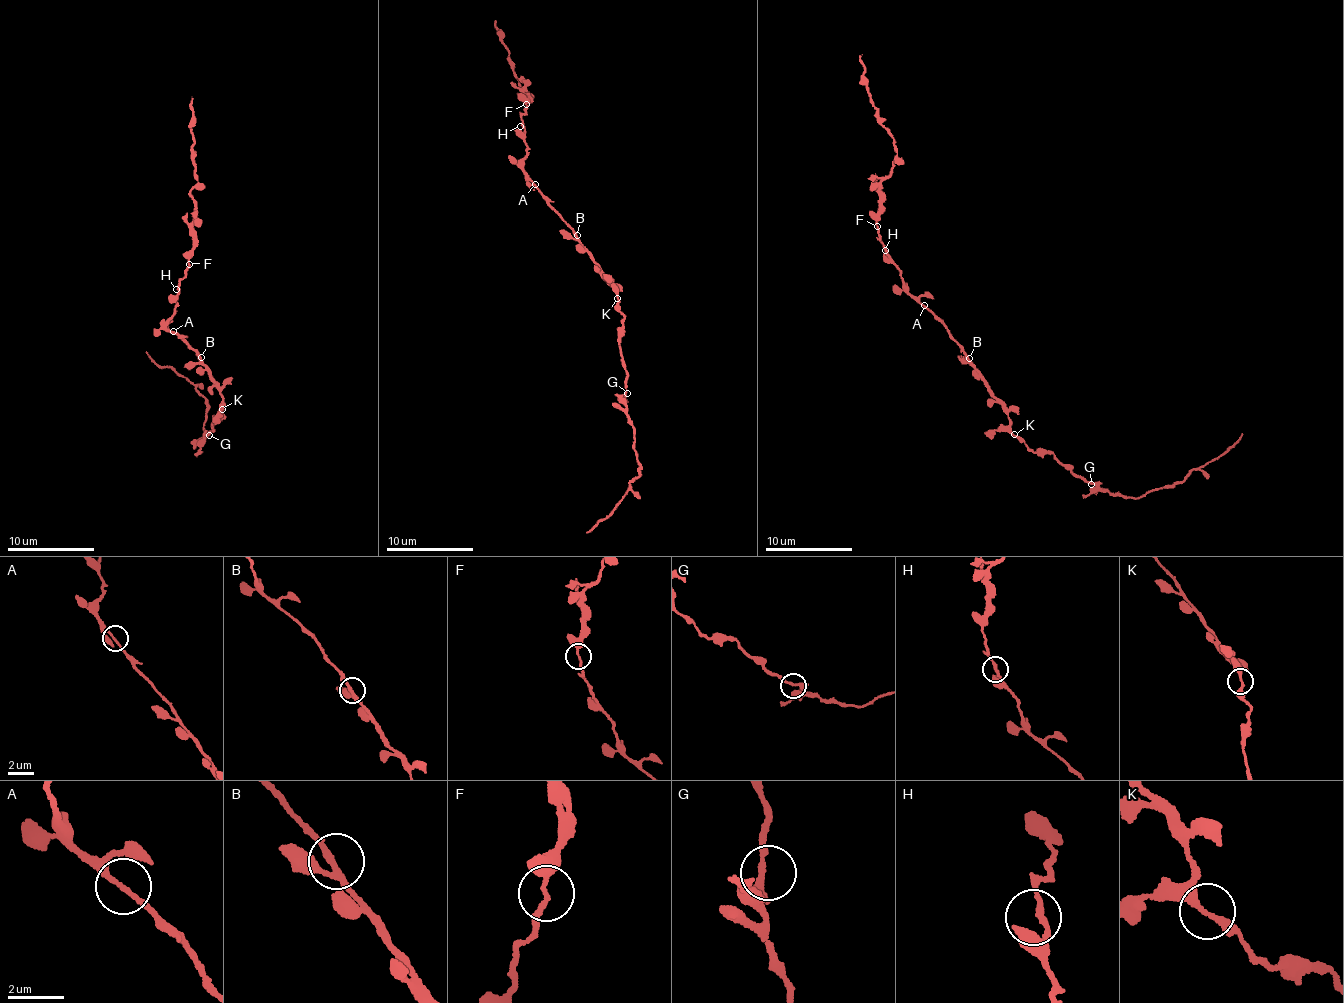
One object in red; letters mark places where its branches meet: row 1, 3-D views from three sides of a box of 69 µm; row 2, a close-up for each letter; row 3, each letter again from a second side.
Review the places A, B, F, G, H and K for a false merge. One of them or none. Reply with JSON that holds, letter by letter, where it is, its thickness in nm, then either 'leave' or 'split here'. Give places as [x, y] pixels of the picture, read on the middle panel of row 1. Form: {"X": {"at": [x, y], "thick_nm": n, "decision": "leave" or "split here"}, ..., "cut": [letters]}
{"A": {"at": [535, 184], "thick_nm": 180, "decision": "leave"}, "B": {"at": [577, 235], "thick_nm": 200, "decision": "leave"}, "F": {"at": [526, 104], "thick_nm": 160, "decision": "leave"}, "G": {"at": [627, 393], "thick_nm": 190, "decision": "leave"}, "H": {"at": [520, 126], "thick_nm": 190, "decision": "leave"}, "K": {"at": [617, 298], "thick_nm": 260, "decision": "leave"}, "cut": []}

